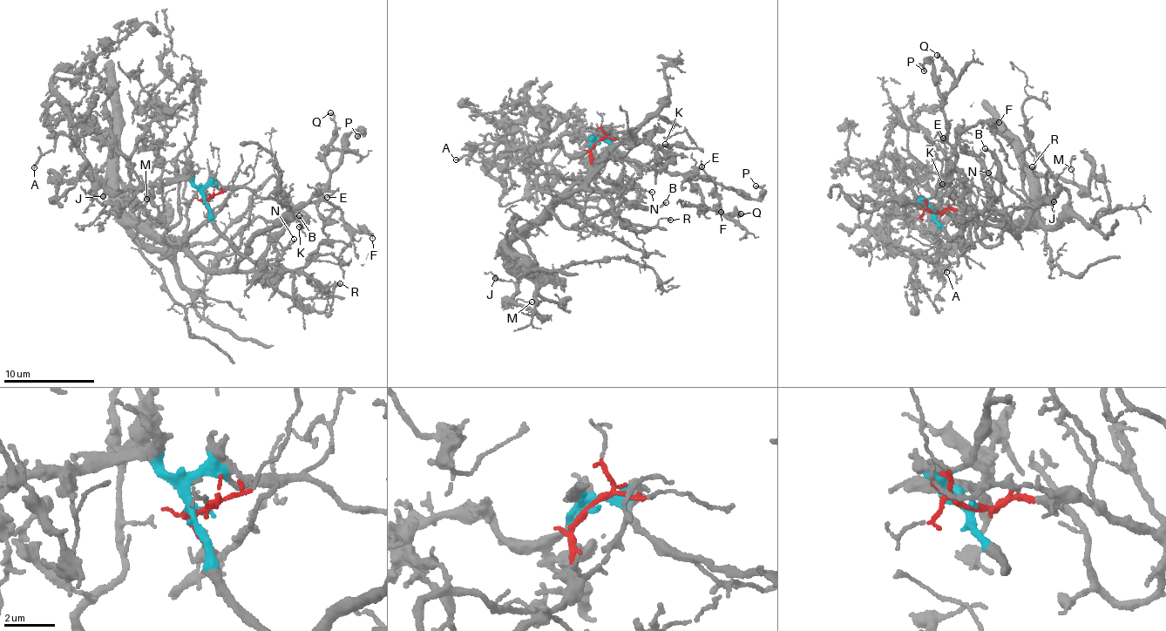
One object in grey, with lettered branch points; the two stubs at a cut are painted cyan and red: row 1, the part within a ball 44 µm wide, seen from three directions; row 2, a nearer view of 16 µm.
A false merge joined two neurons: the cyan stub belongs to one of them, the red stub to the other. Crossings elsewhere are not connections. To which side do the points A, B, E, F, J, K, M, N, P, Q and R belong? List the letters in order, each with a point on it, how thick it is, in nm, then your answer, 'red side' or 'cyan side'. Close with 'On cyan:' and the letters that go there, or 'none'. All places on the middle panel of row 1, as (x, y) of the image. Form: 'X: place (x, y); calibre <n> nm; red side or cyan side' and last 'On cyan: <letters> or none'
A: place (456, 159); calibre 160 nm; cyan side
B: place (666, 202); calibre 200 nm; red side
E: place (701, 166); calibre 130 nm; cyan side
F: place (721, 212); calibre 240 nm; cyan side
J: place (495, 278); calibre 150 nm; red side
K: place (665, 144); calibre 130 nm; cyan side
M: place (532, 301); calibre 90 nm; red side
N: place (652, 192); calibre 110 nm; cyan side
P: place (755, 186); calibre 220 nm; cyan side
Q: place (741, 213); calibre 160 nm; cyan side
R: place (670, 220); calibre 140 nm; red side
On cyan: A, E, F, K, N, P, Q

